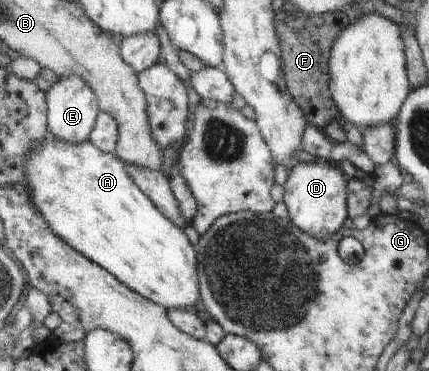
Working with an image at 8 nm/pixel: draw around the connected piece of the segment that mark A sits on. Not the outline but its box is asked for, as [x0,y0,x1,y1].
[24,132,200,311]

